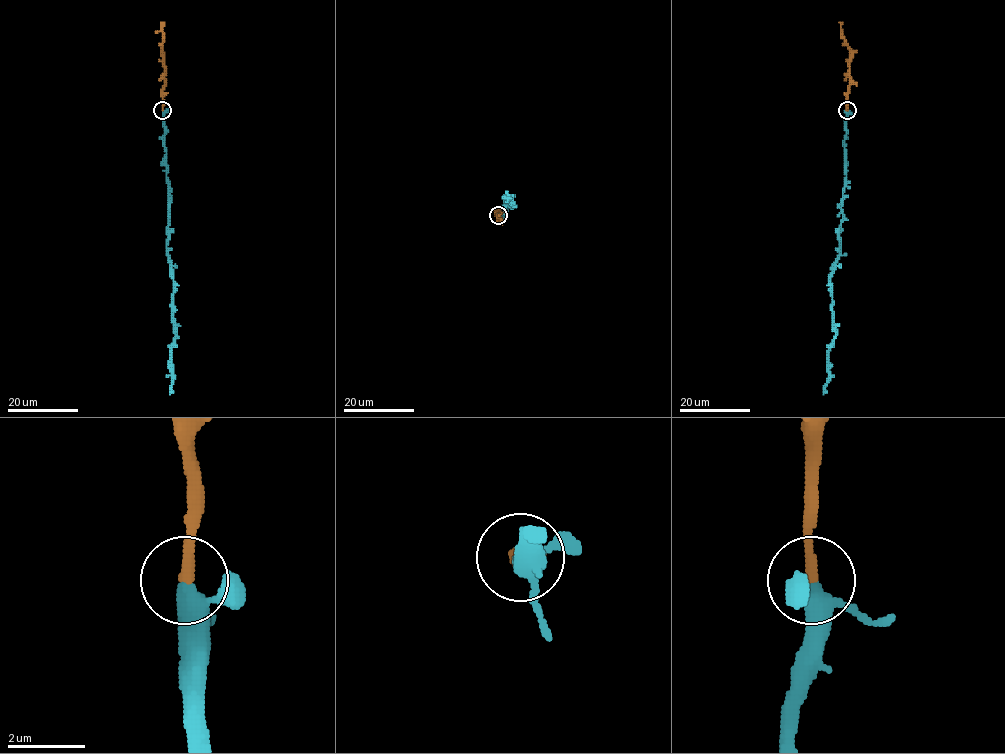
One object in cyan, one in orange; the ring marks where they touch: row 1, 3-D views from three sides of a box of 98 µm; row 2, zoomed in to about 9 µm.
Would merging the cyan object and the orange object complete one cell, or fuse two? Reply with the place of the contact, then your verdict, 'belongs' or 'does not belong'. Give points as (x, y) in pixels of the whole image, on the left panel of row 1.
at (162, 110); belongs

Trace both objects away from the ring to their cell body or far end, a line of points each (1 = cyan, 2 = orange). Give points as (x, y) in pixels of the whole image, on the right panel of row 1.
1: (847, 110), (843, 220), (838, 232), (840, 247), (830, 277), (835, 338), (828, 353), (828, 382), (823, 394)
2: (847, 110), (851, 49), (839, 22)

